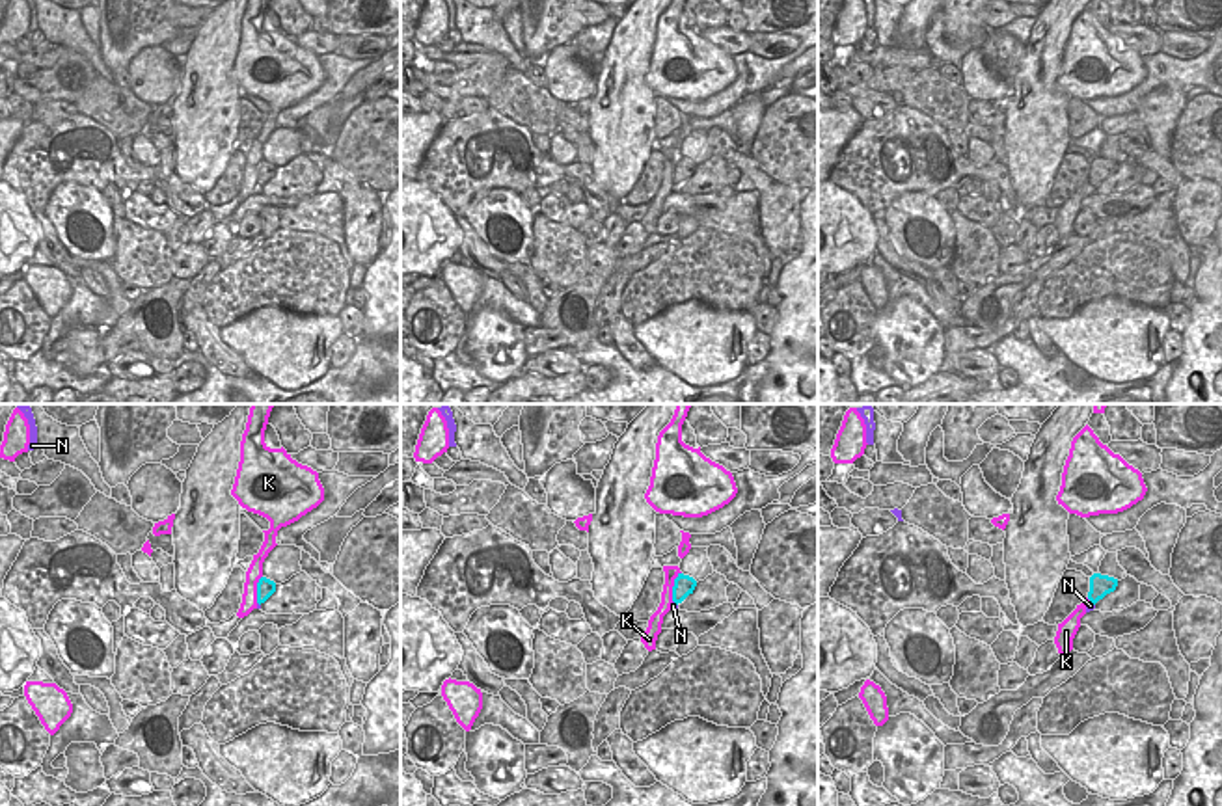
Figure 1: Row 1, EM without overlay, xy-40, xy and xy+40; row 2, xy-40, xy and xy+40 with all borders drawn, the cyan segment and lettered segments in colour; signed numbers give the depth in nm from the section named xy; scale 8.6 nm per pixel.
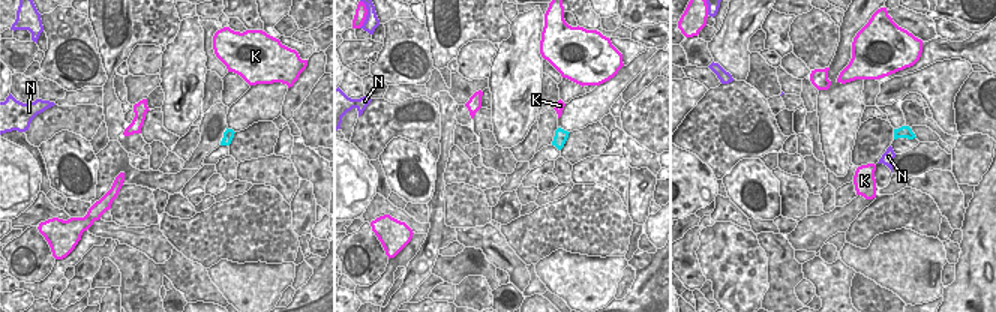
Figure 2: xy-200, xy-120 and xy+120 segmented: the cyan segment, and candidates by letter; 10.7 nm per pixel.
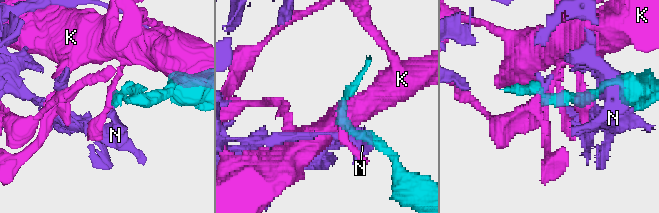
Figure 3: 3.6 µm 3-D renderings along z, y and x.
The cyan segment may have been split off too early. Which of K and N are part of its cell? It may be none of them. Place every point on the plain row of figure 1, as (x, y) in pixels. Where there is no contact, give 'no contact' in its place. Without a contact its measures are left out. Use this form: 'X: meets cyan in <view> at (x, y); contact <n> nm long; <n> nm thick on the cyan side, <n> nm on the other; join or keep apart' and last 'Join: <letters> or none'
K: meets cyan in xy at (673, 170); contact 260 nm long; 190 nm thick on the cyan side, 130 nm on the other; keep apart
N: meets cyan in xy at (675, 185); contact 70 nm long; 190 nm thick on the cyan side, 50 nm on the other; keep apart
Join: none

